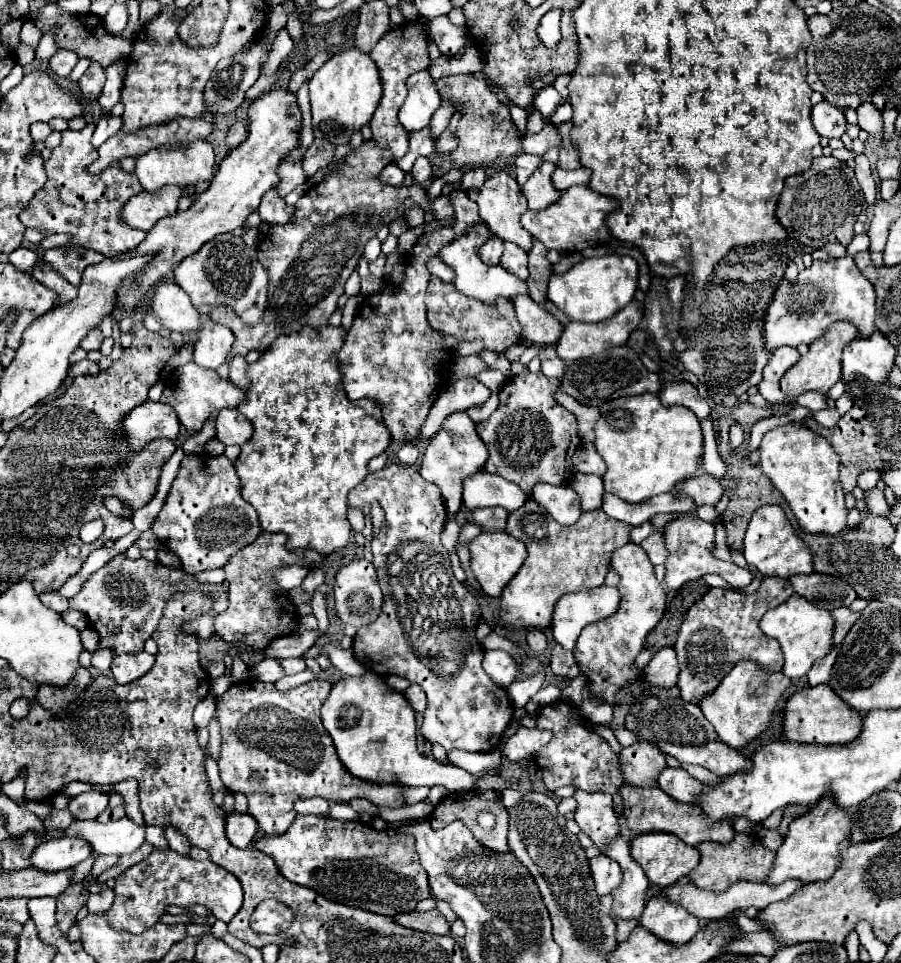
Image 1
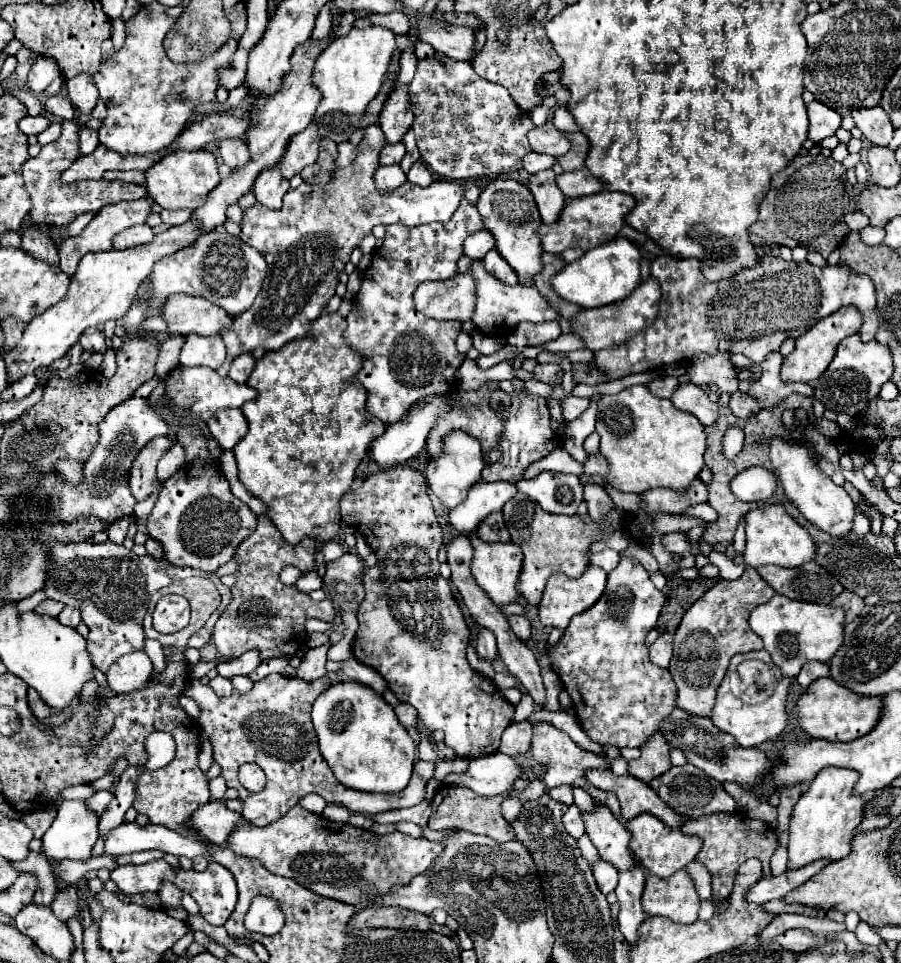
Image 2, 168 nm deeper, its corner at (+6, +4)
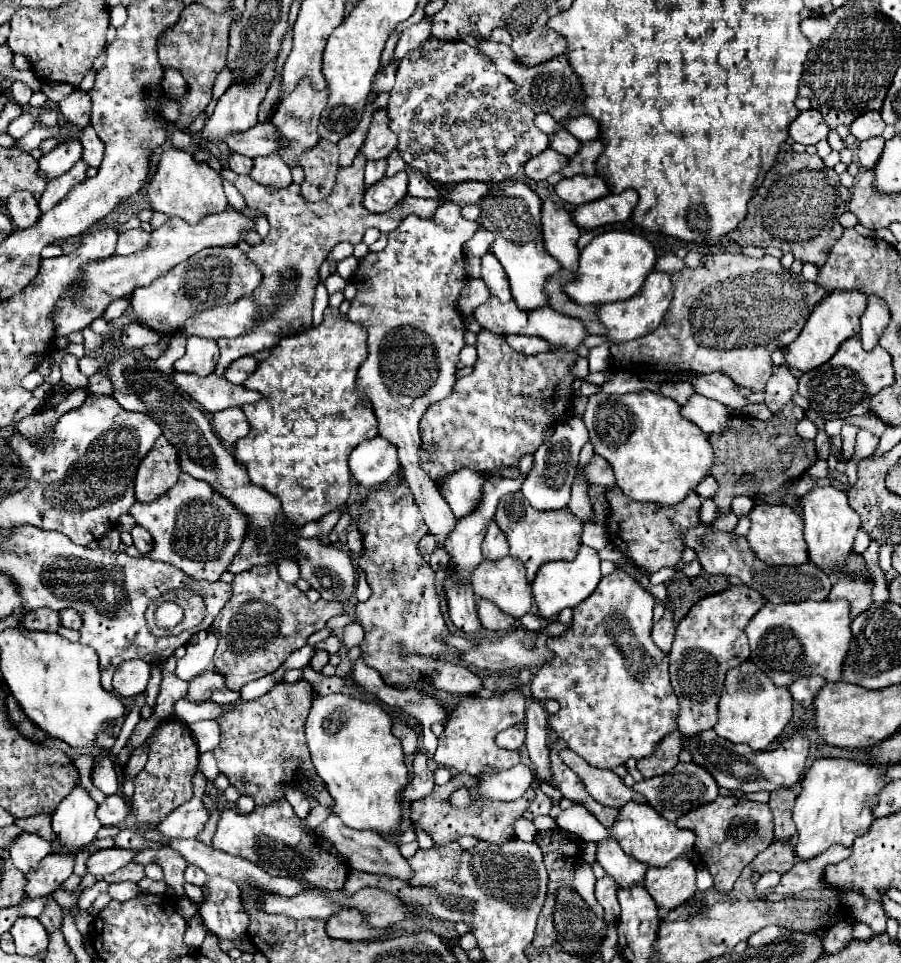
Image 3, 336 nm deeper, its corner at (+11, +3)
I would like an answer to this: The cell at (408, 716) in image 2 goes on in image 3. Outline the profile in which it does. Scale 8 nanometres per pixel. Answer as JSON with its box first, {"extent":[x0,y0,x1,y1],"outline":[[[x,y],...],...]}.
{"extent":[393,723,419,755],"outline":[[[395,723],[393,735],[401,741],[405,755],[415,755],[415,751],[419,749],[419,739],[417,739],[417,733],[413,729],[409,729],[405,723]]]}

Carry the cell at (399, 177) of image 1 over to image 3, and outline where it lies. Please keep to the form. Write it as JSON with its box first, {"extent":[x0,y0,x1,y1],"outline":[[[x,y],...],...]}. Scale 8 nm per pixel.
{"extent":[363,171,407,213],"outline":[[[401,171],[395,177],[383,177],[365,191],[363,207],[369,213],[385,213],[393,209],[407,195],[407,173]]]}

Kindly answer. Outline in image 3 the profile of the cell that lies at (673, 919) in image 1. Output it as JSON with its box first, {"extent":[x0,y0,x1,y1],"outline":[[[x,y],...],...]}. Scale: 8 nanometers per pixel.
{"extent":[643,857,697,909],"outline":[[[685,857],[675,859],[669,867],[649,867],[643,885],[659,907],[675,909],[697,891],[695,867]]]}

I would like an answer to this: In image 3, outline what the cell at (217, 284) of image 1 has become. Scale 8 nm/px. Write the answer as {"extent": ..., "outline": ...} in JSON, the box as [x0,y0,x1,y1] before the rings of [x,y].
{"extent":[131,247,261,335],"outline":[[[211,247],[175,265],[169,275],[159,277],[155,283],[135,287],[131,293],[131,307],[141,325],[147,325],[159,335],[171,335],[177,333],[197,311],[235,303],[239,297],[251,295],[259,283],[261,271],[239,247]]]}

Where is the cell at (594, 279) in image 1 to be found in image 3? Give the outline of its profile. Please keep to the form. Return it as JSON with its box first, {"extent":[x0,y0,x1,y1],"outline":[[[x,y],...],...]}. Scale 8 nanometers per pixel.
{"extent":[565,231,657,305],"outline":[[[607,231],[597,235],[579,257],[579,275],[575,281],[567,283],[565,293],[579,305],[593,303],[613,303],[633,297],[645,283],[647,275],[657,263],[657,251],[649,239],[629,231]]]}

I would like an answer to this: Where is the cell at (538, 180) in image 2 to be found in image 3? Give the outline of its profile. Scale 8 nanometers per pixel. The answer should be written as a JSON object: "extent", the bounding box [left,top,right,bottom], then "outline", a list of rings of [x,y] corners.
{"extent":[542,201,581,273],"outline":[[[543,201],[542,235],[547,252],[555,257],[567,271],[577,273],[579,249],[577,239],[581,235],[579,227],[573,223],[571,215],[561,203]]]}

